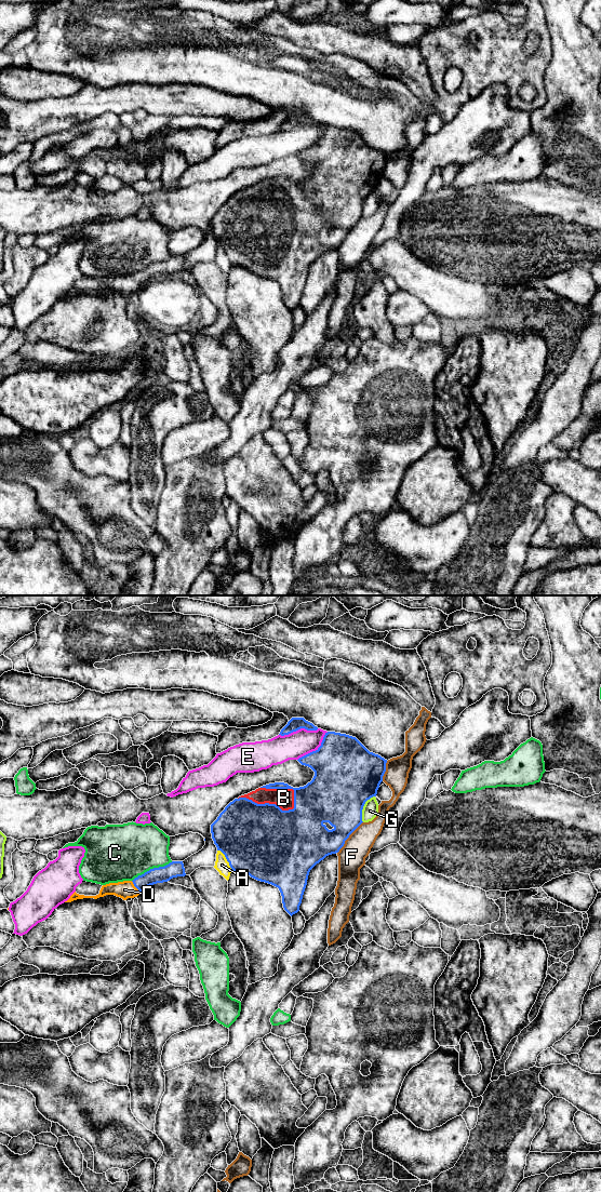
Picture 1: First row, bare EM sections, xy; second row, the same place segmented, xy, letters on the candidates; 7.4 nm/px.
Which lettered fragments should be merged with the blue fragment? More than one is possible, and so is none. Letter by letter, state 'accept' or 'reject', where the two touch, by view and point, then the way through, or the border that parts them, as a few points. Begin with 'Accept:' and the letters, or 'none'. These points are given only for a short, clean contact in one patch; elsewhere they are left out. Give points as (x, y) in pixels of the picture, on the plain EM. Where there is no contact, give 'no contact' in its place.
Accept: B, D
A: reject; contact xy (226, 253)
B: accept; contact xy (274, 199); way xy (262, 230), (274, 211), (274, 199), (283, 192)
C: reject; contact xy (151, 264); border xy (172, 256), (163, 260), (150, 263), (132, 276)
D: accept; contact xy (134, 280); way xy (160, 269), (134, 280), (124, 284)
E: reject; contact xy (298, 123)
F: reject; contact xy (348, 231)
G: reject; contact xy (362, 202)

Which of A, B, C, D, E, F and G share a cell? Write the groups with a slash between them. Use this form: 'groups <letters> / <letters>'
groups A / B D / C / E / F / G

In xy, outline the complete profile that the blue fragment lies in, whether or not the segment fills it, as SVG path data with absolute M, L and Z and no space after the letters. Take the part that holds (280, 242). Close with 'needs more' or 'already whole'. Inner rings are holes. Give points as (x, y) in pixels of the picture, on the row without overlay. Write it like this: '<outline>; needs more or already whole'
M335 126L325 128L321 140L316 146L299 152L297 156L302 160L308 161L315 166L312 175L306 180L293 183L284 177L275 177L263 180L255 186L235 193L211 219L211 228L214 239L216 240L217 245L221 245L225 250L231 265L246 268L257 276L278 282L282 291L283 303L291 311L299 306L299 300L302 298L310 265L326 251L338 247L349 230L363 217L363 201L368 195L376 191L379 179L383 176L383 171L386 166L387 158L387 155L380 150L370 147L356 132Z; needs more

